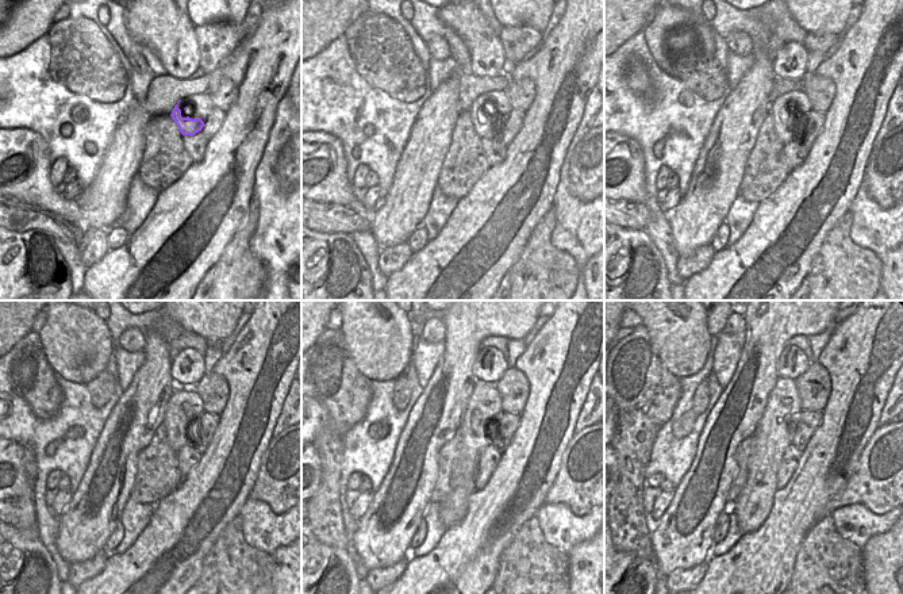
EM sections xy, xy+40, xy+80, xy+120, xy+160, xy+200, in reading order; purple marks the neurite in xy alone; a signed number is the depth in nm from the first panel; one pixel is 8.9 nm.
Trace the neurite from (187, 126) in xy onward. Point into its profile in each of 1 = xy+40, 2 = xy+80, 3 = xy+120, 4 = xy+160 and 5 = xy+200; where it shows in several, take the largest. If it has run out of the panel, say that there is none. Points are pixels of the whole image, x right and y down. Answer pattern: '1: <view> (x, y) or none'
1: xy+40 (485, 126)
2: xy+80 (787, 126)
3: xy+120 (176, 421)
4: xy+160 (472, 430)
5: xy+200 (769, 440)

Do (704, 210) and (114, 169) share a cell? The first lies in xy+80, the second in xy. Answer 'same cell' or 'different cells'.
same cell

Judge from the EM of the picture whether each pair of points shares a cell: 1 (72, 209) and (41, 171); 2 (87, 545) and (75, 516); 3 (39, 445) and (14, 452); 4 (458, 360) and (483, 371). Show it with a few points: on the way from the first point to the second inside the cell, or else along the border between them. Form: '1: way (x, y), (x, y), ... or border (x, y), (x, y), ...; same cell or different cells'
1: way (61, 206), (41, 186), (41, 181); same cell
2: way (84, 539), (84, 525), (81, 522); same cell
3: border (14, 439), (25, 447); different cells
4: border (480, 348), (473, 364), (475, 379); different cells

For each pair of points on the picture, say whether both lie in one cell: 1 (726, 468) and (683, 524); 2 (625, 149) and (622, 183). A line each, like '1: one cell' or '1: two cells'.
1: one cell
2: one cell

